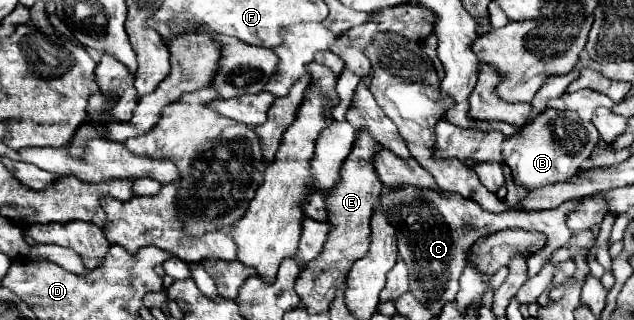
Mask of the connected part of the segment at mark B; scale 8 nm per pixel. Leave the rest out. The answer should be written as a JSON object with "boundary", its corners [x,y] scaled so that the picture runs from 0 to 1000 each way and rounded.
{"boundary":[[[860,341],[828,397],[822,397],[809,428],[793,441],[793,509],[803,516],[809,566],[838,597],[901,559],[929,509],[932,472],[945,453],[945,441],[948,422],[938,391],[916,378],[907,347]]]}

